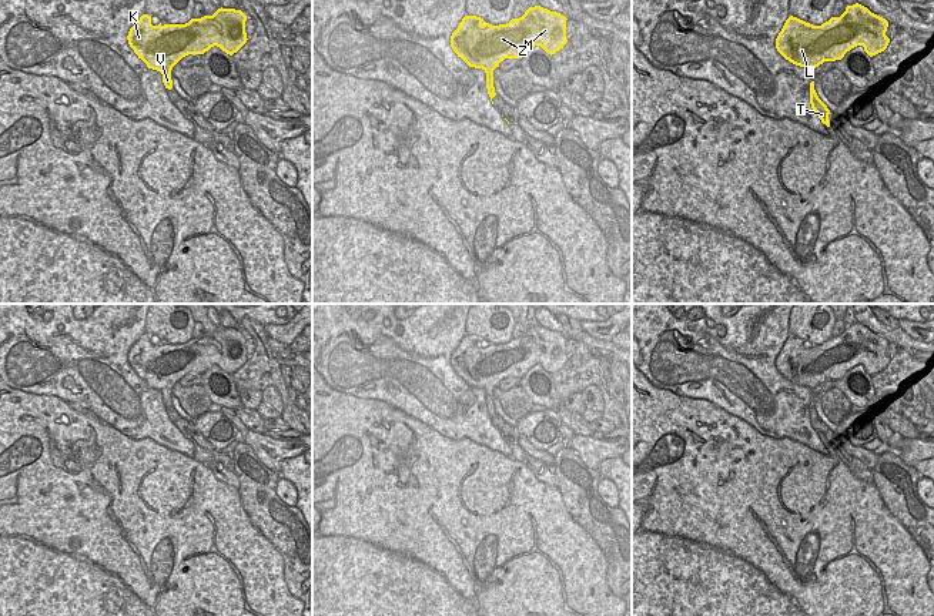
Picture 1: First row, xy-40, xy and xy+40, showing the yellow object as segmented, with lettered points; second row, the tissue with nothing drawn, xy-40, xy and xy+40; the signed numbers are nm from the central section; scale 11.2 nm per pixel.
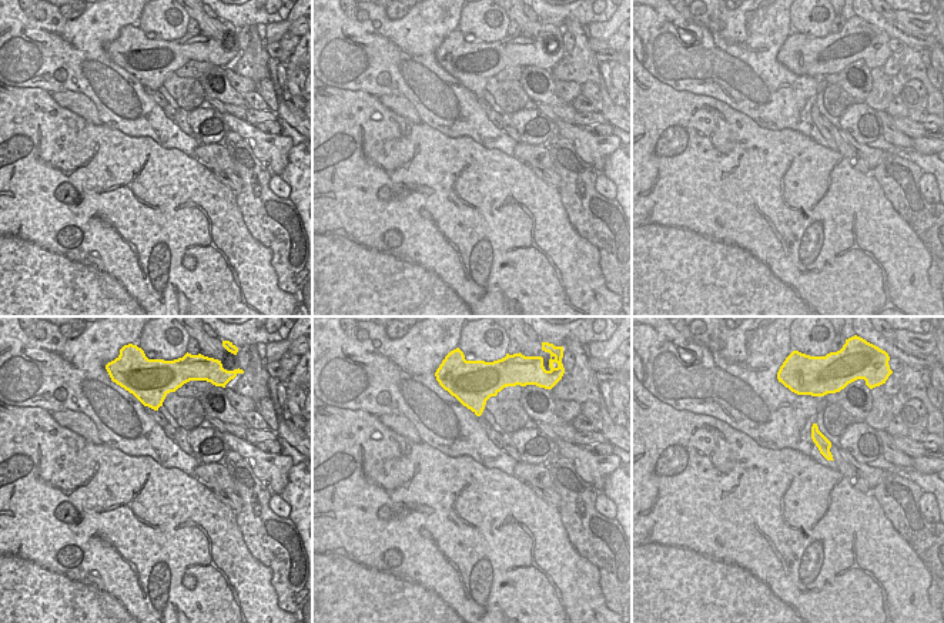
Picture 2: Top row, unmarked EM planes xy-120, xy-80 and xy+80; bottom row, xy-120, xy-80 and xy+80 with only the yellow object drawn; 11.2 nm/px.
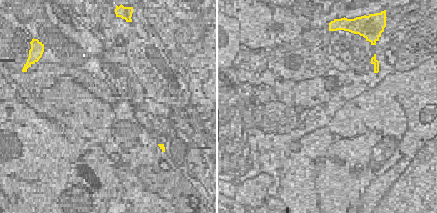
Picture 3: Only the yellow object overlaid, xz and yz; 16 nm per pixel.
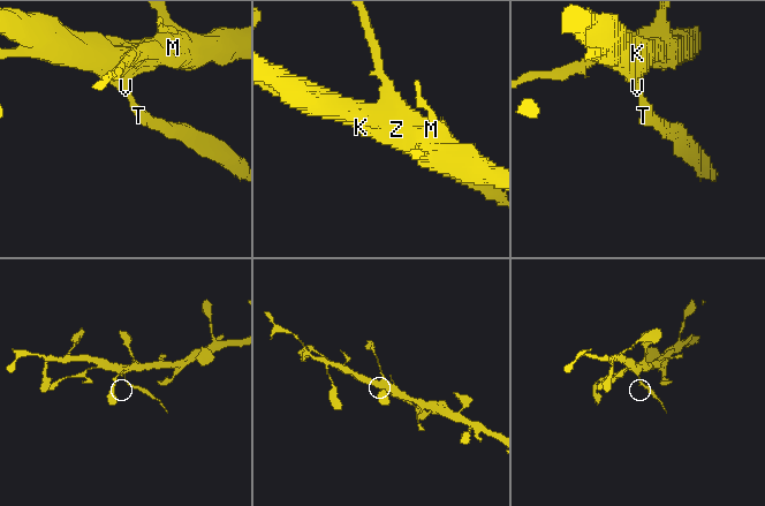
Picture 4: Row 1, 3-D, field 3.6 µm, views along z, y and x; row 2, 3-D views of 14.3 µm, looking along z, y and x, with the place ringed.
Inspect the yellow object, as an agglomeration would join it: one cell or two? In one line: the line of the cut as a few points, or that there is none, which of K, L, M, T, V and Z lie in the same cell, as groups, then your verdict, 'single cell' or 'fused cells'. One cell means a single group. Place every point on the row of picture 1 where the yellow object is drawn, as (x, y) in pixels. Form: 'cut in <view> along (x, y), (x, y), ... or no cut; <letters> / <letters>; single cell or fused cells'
cut in xy along (494, 90), (489, 96); K L M V Z / T; fused cells

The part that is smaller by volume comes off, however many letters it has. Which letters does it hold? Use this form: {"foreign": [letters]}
{"foreign": ["T"]}

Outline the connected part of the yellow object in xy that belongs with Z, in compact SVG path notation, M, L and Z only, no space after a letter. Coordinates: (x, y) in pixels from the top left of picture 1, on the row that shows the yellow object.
M540 6L529 7L519 19L506 24L492 26L483 19L465 16L451 36L451 47L469 67L482 68L486 73L488 94L493 96L493 70L505 58L522 58L532 47L540 46L548 54L555 54L568 43L566 17Z

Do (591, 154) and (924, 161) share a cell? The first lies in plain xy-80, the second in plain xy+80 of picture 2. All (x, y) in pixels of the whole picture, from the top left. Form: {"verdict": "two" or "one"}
{"verdict": "two"}

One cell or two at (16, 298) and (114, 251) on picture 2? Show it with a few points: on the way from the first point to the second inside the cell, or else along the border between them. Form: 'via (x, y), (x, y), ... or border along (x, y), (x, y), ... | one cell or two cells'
via (40, 298), (63, 298), (90, 271) | one cell

